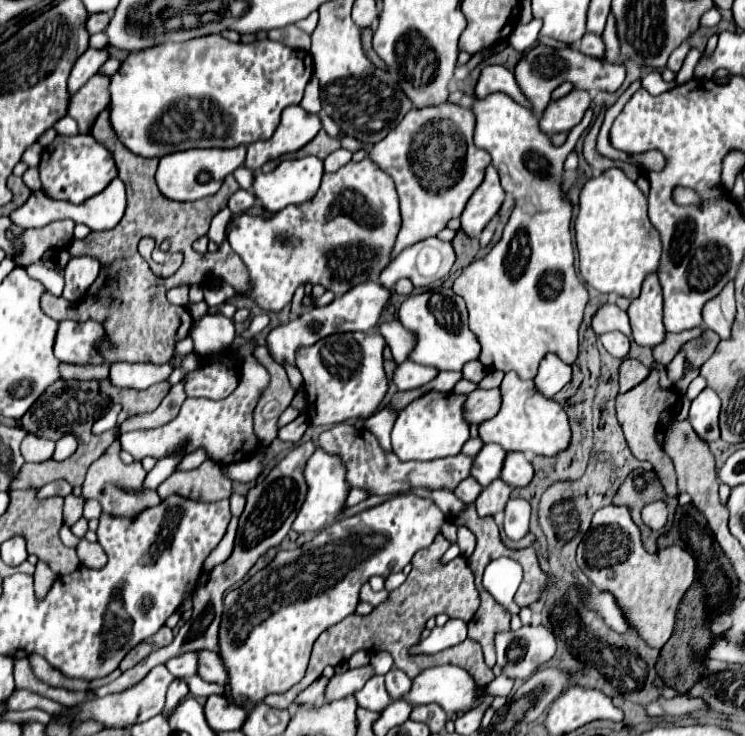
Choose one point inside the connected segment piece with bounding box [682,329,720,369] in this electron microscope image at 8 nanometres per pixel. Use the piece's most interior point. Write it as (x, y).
(698, 350)

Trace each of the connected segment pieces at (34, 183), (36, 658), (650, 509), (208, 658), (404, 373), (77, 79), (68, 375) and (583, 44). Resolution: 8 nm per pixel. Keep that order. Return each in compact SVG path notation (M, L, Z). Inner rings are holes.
M28 169L24 175L22 175L22 181L24 185L30 189L30 191L40 191L40 177L38 177L38 169Z
M32 655L30 665L32 665L32 671L36 673L36 677L42 679L44 683L52 685L52 687L64 687L64 689L72 689L72 691L88 691L88 689L104 685L100 679L96 685L92 685L92 681L80 681L80 679L64 677L58 669L52 669L52 665L48 665L48 661L44 661L44 657L40 657L40 655Z
M652 503L652 505L646 505L642 509L642 521L644 521L644 525L648 525L650 529L656 529L656 531L664 527L666 515L668 515L666 503Z
M196 651L200 657L200 669L196 671L198 677L202 677L204 681L214 681L214 683L226 683L228 681L228 673L222 665L222 661L218 661L218 653L212 651Z
M404 361L404 363L396 365L394 375L392 375L392 383L400 391L404 391L404 389L420 387L420 385L432 381L436 375L438 375L436 369L430 369L426 365L418 365L418 363L412 363L412 361Z
M108 47L102 49L88 49L74 65L70 79L68 79L68 89L70 93L76 93L94 73L98 73L98 69L104 65L104 61L110 57Z
M60 363L60 373L64 379L102 379L110 371L110 365L68 365Z
M586 33L580 41L580 47L578 47L580 53L588 55L588 57L602 57L604 55L604 43L602 43L602 37L600 35L594 35L594 33Z

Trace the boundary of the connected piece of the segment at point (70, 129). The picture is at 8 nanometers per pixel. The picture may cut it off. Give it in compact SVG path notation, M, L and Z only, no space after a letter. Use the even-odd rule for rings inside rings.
M62 117L60 121L56 121L56 125L54 125L54 129L60 133L60 135L74 135L74 133L78 133L78 127L76 127L76 121L72 119L72 117Z

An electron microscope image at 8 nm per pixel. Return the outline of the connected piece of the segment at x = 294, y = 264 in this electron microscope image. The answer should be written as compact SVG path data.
M364 157L364 161L350 161L336 173L324 173L316 197L312 201L304 201L304 205L288 205L282 211L278 211L272 219L240 215L232 223L228 241L250 269L250 277L254 283L250 295L264 311L280 311L284 305L292 301L296 287L308 281L312 285L322 283L336 297L344 295L358 283L364 283L368 279L376 281L382 269L390 263L390 251L398 231L400 209L394 181L370 157Z

